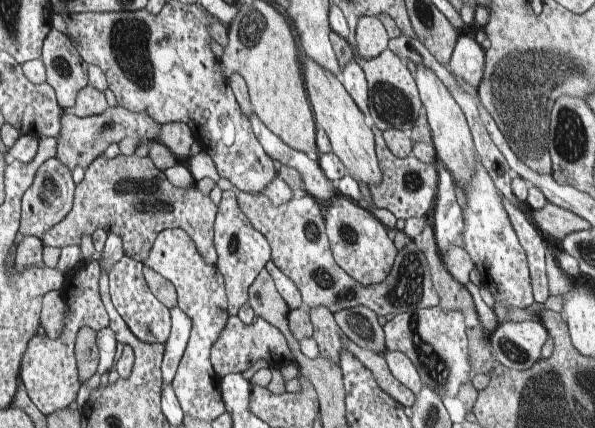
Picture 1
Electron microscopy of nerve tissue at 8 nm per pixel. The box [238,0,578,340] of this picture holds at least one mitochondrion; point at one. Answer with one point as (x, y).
(408, 287)

